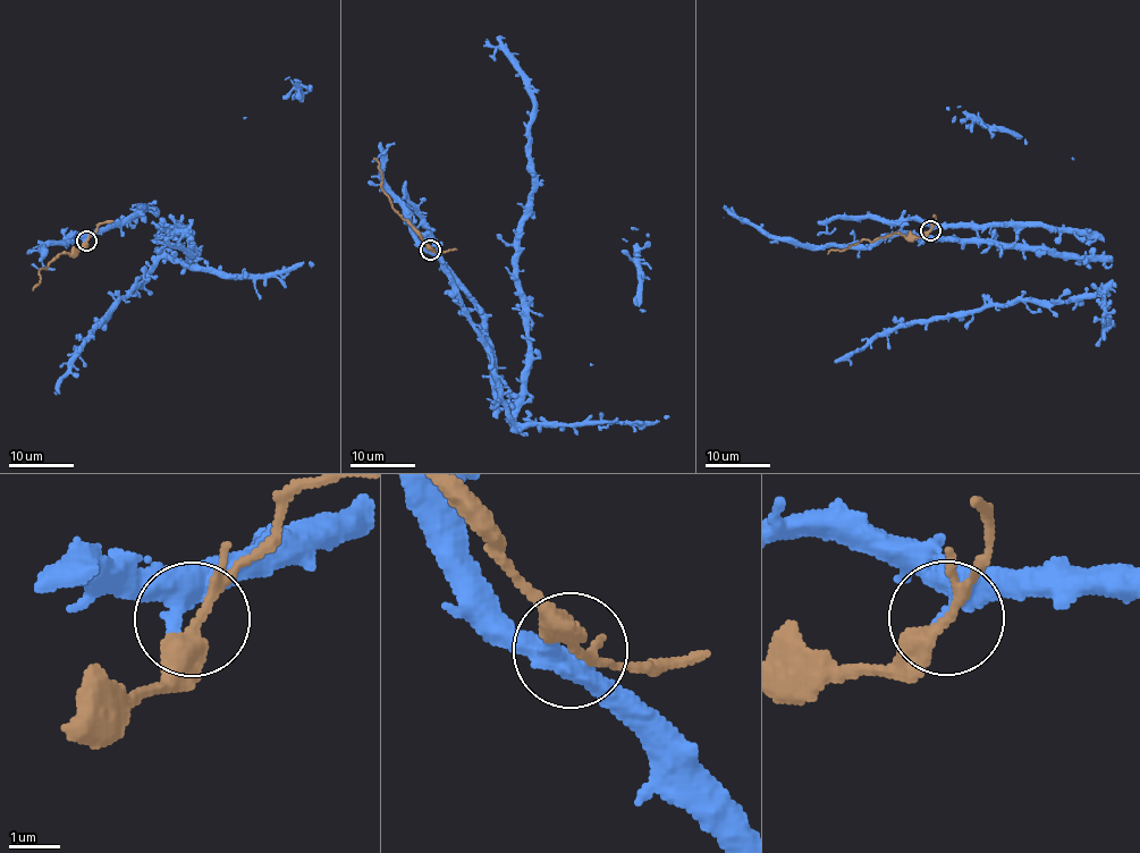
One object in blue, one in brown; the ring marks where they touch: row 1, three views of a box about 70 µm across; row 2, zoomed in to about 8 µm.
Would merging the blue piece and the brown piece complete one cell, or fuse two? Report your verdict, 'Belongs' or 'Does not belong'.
Does not belong

